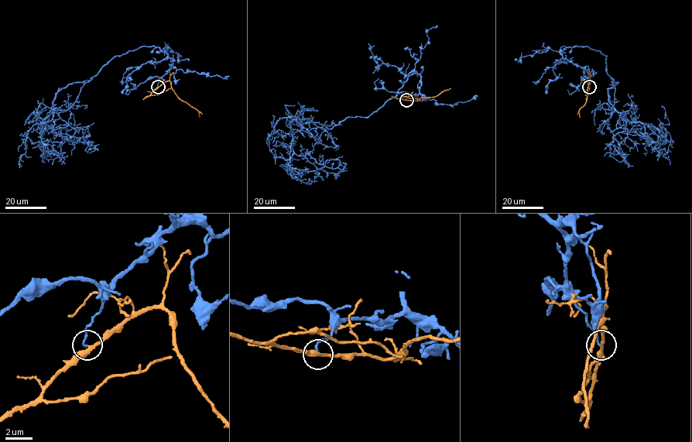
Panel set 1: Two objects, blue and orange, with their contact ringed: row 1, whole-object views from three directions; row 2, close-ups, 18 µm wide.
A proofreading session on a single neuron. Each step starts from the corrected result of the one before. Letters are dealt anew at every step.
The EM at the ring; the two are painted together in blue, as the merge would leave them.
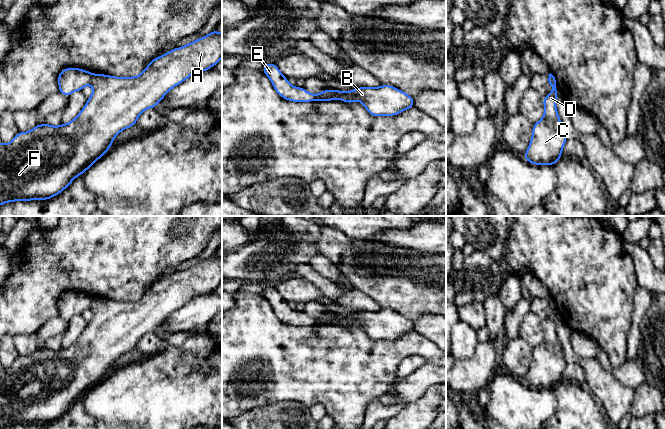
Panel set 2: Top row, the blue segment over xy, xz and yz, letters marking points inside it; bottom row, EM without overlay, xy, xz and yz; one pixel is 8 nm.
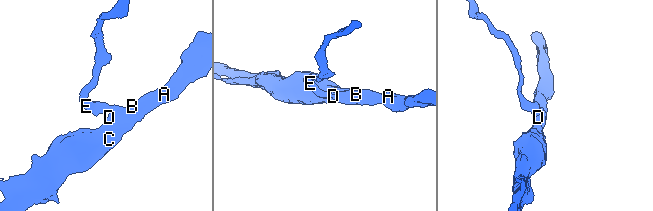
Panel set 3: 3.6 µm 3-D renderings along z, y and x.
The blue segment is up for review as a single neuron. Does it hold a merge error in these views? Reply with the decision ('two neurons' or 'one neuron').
two neurons

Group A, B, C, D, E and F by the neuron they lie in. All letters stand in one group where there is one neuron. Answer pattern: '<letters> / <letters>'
A B C D F / E

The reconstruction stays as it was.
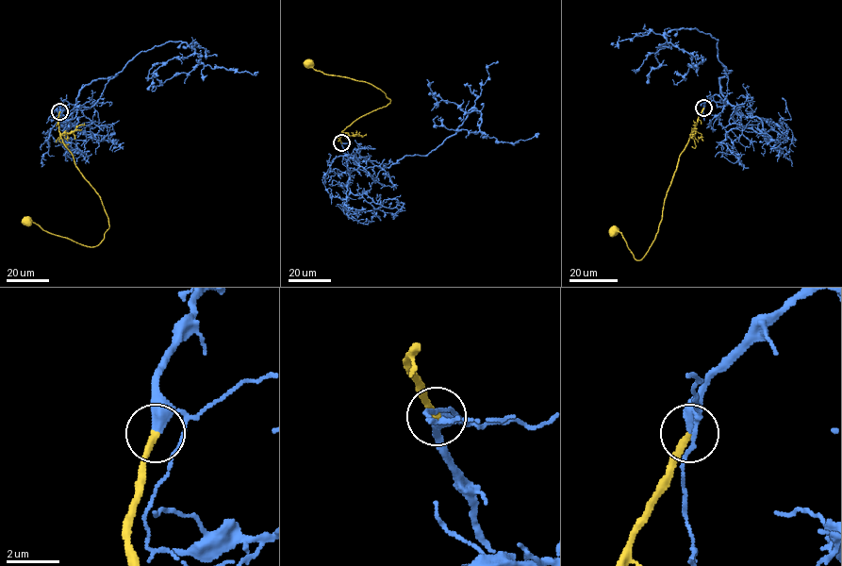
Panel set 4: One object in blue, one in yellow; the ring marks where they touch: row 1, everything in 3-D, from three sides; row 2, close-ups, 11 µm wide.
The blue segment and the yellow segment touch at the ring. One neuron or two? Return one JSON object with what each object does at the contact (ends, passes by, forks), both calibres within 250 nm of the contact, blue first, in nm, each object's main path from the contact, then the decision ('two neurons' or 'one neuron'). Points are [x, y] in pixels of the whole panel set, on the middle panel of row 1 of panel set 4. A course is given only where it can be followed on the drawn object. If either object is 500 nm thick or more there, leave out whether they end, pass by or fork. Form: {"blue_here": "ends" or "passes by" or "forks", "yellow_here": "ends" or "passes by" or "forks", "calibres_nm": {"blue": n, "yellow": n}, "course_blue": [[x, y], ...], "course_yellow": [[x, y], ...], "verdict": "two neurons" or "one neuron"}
{"blue_here": "passes by", "yellow_here": "ends", "calibres_nm": {"blue": 360, "yellow": 260}, "course_blue": [[341, 143], [355, 162], [389, 167], [427, 155], [474, 108], [480, 130], [436, 125], [437, 115]], "course_yellow": [[341, 143], [340, 135], [346, 127], [360, 117], [386, 106], [390, 100], [371, 84], [325, 74], [309, 63]], "verdict": "one neuron"}

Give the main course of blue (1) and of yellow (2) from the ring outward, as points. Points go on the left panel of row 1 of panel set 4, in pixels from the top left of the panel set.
1: (59, 111), (141, 51), (175, 41), (200, 55), (190, 72), (156, 86)
2: (59, 111), (57, 122), (62, 141), (84, 178), (100, 197), (108, 227), (97, 245), (89, 247), (27, 222)

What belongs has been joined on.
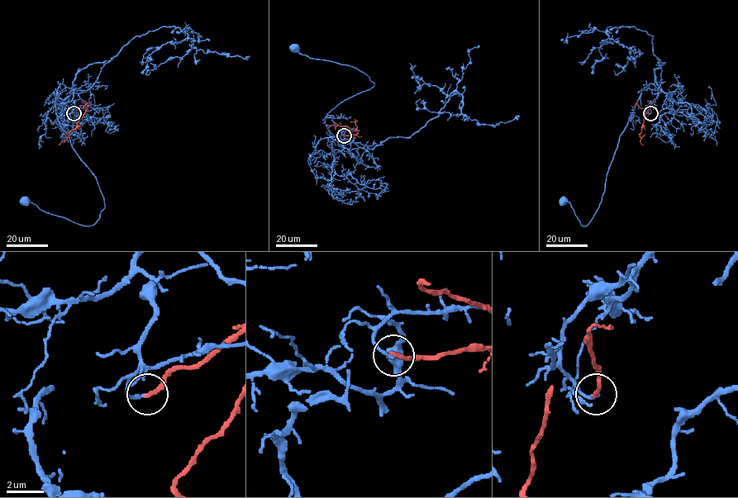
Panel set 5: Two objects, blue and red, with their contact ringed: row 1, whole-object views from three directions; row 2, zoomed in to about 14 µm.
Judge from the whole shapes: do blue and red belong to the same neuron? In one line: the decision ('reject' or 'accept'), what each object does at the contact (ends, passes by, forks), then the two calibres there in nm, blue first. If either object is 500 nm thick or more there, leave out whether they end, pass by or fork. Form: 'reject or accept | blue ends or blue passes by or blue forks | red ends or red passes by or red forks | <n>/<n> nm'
reject | blue ends | red ends | 140/240 nm

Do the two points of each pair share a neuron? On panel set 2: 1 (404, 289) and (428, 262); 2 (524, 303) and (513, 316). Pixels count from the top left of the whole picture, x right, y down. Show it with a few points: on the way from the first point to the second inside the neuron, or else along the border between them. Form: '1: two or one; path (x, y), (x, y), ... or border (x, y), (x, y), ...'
1: one; path (411, 282), (424, 269)
2: one; path (523, 306), (516, 313)

